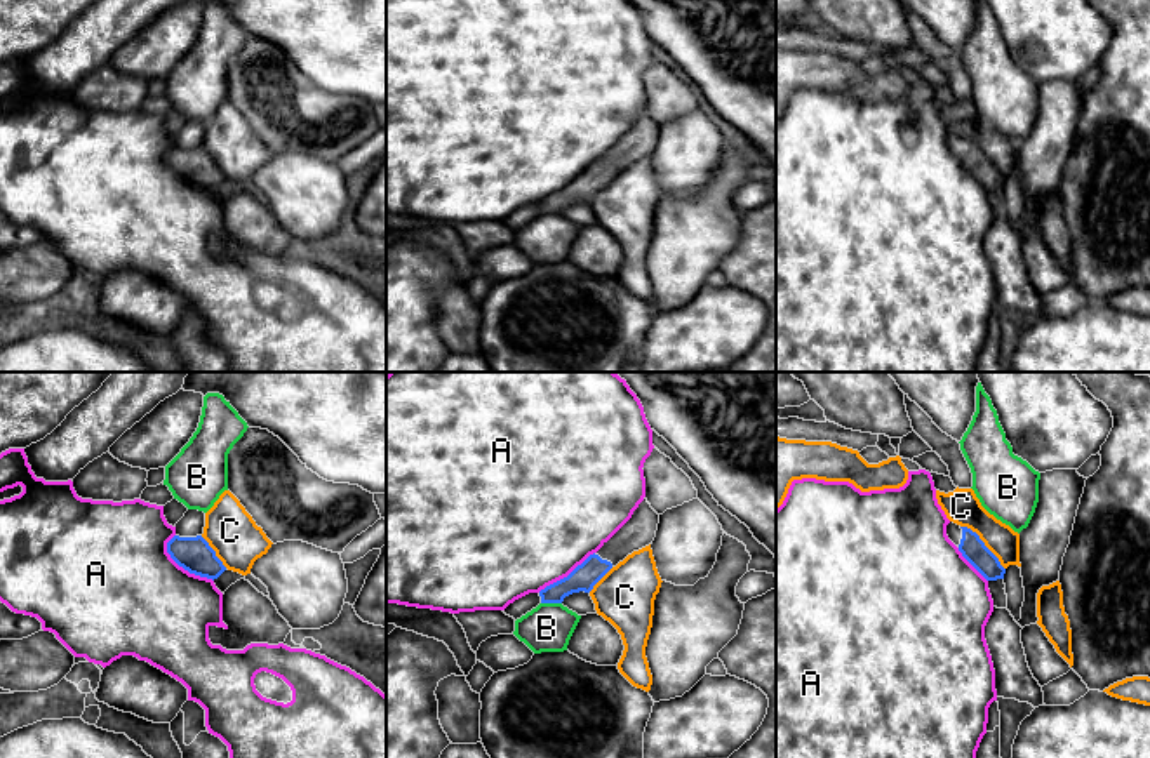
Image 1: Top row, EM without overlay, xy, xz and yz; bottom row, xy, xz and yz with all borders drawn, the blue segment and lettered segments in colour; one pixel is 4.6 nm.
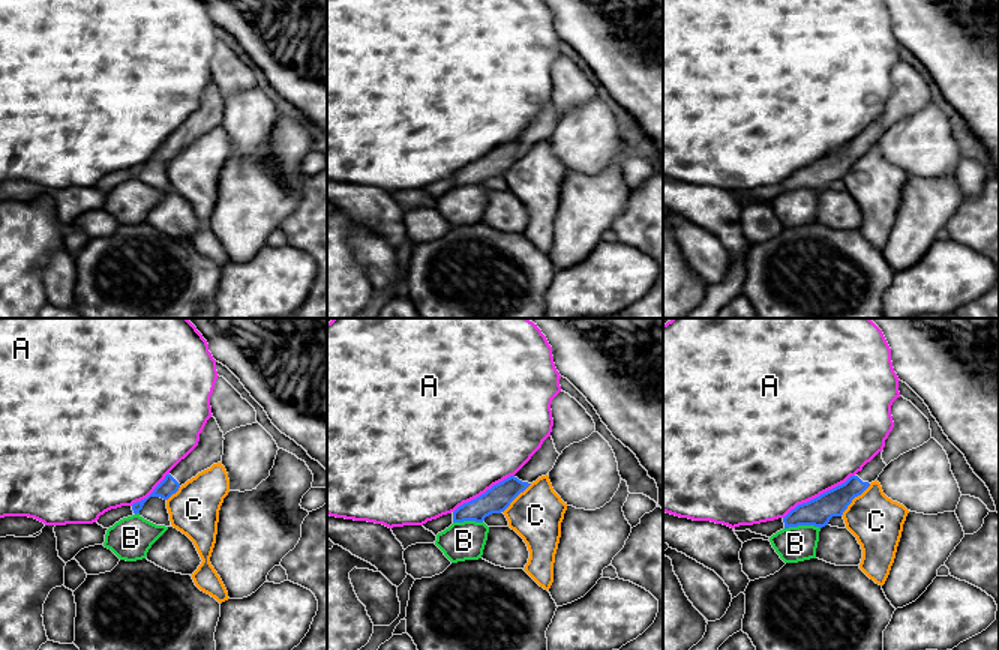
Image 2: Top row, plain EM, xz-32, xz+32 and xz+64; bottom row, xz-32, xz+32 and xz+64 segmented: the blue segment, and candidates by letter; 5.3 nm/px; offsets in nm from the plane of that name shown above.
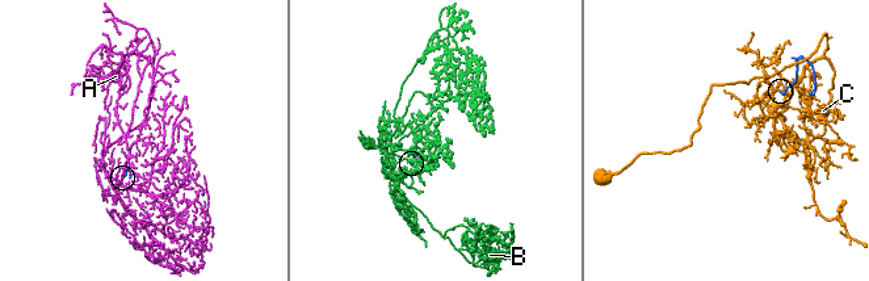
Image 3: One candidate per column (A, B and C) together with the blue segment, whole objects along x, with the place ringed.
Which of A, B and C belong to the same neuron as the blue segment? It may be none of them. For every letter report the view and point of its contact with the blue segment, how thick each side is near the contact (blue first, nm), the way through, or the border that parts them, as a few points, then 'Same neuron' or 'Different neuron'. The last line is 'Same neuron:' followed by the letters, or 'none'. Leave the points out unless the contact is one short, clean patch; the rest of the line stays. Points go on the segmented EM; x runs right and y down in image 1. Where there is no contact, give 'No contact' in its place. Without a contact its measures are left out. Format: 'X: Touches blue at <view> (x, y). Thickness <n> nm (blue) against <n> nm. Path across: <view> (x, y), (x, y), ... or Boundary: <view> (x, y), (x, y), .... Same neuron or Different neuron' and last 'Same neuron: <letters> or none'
A: Touches blue at xy (181, 565). Thickness 160 nm (blue) against 480 nm. Different neuron
B: Touches blue at xz (552, 602). Thickness 120 nm (blue) against 220 nm. Different neuron
C: Touches blue at yz (983, 545). Thickness 110 nm (blue) against 160 nm. Boundary: yz (961, 525), (973, 531), (1004, 569). Different neuron
Same neuron: none

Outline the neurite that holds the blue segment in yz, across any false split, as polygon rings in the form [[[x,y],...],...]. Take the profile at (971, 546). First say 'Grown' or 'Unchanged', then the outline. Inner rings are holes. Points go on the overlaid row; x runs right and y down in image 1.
Grown. [[[950,522],[946,535],[986,581],[1004,579],[1006,568],[976,532]]]

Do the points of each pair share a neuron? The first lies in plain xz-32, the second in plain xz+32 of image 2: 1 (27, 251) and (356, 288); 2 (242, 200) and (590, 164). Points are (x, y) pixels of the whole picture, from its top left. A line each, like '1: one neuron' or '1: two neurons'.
1: one neuron
2: two neurons

